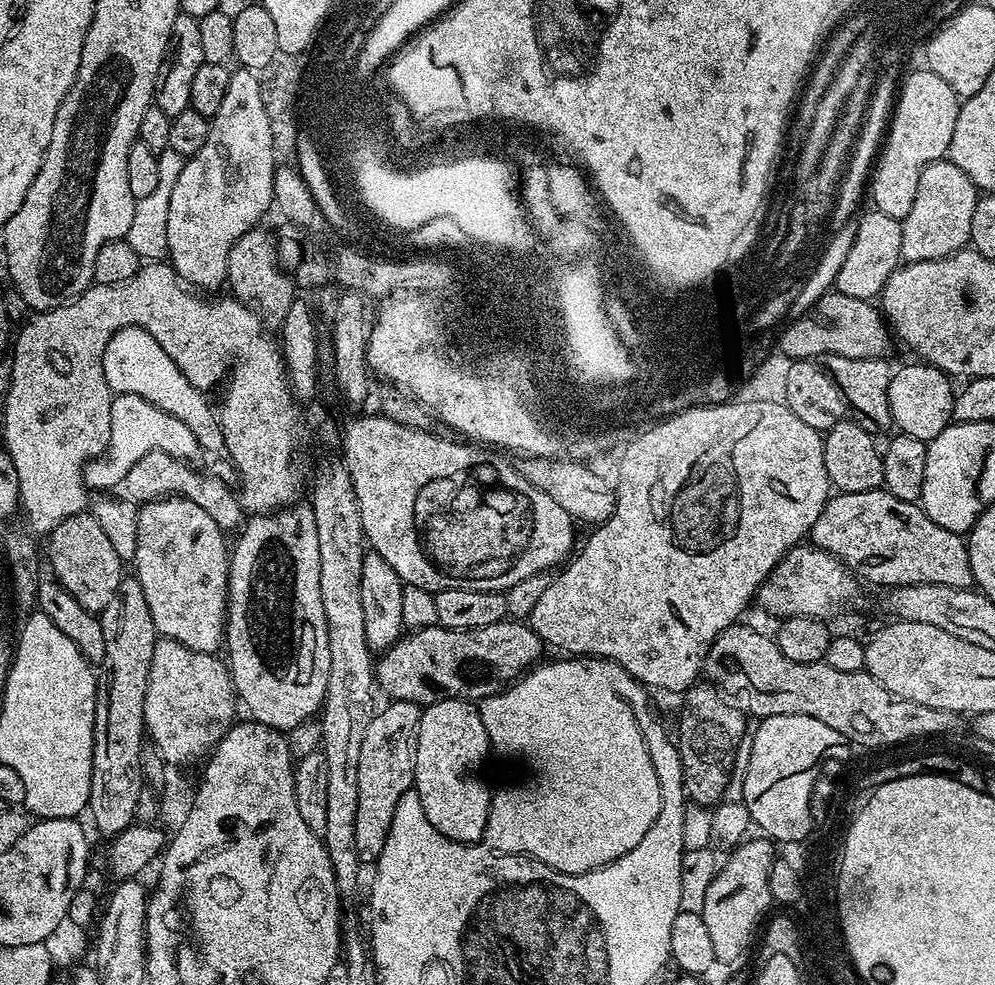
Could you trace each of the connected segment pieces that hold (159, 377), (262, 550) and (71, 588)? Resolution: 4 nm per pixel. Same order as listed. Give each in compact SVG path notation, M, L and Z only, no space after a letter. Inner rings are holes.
M140 326L119 328L103 351L103 374L112 392L115 395L140 396L180 420L190 428L207 455L212 448L220 448L220 432L216 432L216 420L212 420L209 399L191 384L183 372L151 334Z
M292 502L275 511L263 515L253 515L243 525L242 533L230 552L228 562L228 618L226 621L226 663L232 673L232 684L241 705L248 707L247 715L260 724L277 728L279 732L289 733L300 727L302 722L313 719L323 709L326 686L330 678L330 642L326 634L326 610L322 610L322 586L320 585L320 567L318 566L318 526L314 522L311 503Z
M90 514L71 516L58 522L58 526L54 526L51 532L47 533L46 540L48 540L48 564L52 567L51 575L84 609L99 614L110 602L110 598L114 598L122 579L122 571L120 572L122 562L118 558L118 553L114 551L114 546L106 539L102 526L98 526L98 522Z

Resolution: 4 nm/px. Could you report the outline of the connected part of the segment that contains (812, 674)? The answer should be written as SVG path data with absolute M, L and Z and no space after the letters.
M744 622L732 624L726 630L722 630L722 634L718 634L712 641L712 648L708 651L708 655L704 658L703 675L709 676L711 683L729 701L734 702L735 707L749 717L763 718L765 716L777 716L778 714L811 714L818 716L822 720L827 720L828 724L836 726L836 720L842 720L842 710L850 708L846 712L854 714L854 706L862 708L862 706L870 706L876 704L878 712L880 712L880 720L878 726L874 729L875 735L884 740L887 745L891 745L893 739L901 739L907 735L919 732L932 732L932 729L944 728L948 721L954 718L953 713L943 712L937 708L930 706L922 706L918 702L910 702L898 698L894 694L890 694L890 690L886 690L886 686L882 686L882 682L878 682L871 676L867 670L862 672L847 672L846 670L834 670L834 666L826 663L803 664L802 662L790 662L790 658L786 658L786 654L782 654L782 650L776 648L775 639L771 635L768 636L764 632L759 632L756 628L747 628Z

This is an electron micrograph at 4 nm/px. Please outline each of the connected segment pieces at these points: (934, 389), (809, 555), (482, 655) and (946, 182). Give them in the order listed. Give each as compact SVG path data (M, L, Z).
M915 362L905 368L897 367L892 374L890 390L890 414L892 423L905 436L913 436L925 442L933 440L952 420L953 381L947 372L932 364Z
M804 542L790 549L777 564L772 573L764 579L758 593L758 604L775 618L790 616L814 616L829 618L843 604L848 604L856 596L858 580L840 561L829 552Z
M505 618L494 622L494 626L482 626L482 630L450 630L449 628L441 628L439 626L435 628L417 628L415 630L409 631L407 634L401 635L395 644L387 651L381 651L379 653L378 659L374 664L374 680L384 692L389 692L389 697L392 700L405 700L411 704L418 704L421 706L427 706L430 704L435 704L438 699L438 693L436 693L436 688L441 688L443 695L448 698L455 698L458 700L471 700L473 702L479 702L487 698L488 696L493 696L495 692L503 692L509 684L520 679L529 668L533 667L541 659L540 656L546 652L546 645L543 640L538 638L538 634L532 629L527 623L513 620L511 618Z
M945 158L936 160L930 166L926 166L926 170L922 170L922 178L918 178L918 194L914 194L914 206L910 206L910 214L906 214L906 218L902 221L902 250L900 251L901 261L913 264L914 262L922 262L923 260L941 260L950 254L959 252L971 241L970 222L974 218L974 206L978 199L978 189L972 180L958 166L954 166L951 160Z

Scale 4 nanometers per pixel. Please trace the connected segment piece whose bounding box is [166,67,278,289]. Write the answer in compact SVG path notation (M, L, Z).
M237 67L232 72L226 98L218 114L211 117L206 134L206 146L196 156L184 161L182 174L174 182L174 194L170 194L170 218L166 218L167 259L185 285L200 288L216 288L228 278L230 250L242 234L261 223L260 219L273 207L273 188L278 159L272 149L270 118L260 89L260 77L253 69Z

